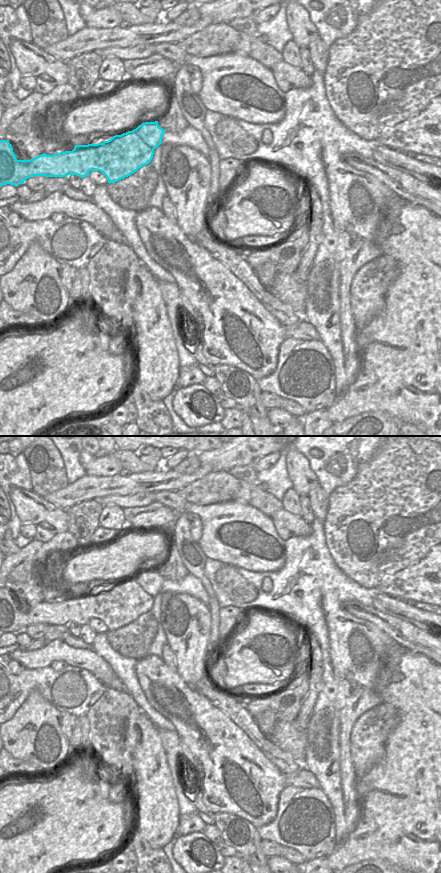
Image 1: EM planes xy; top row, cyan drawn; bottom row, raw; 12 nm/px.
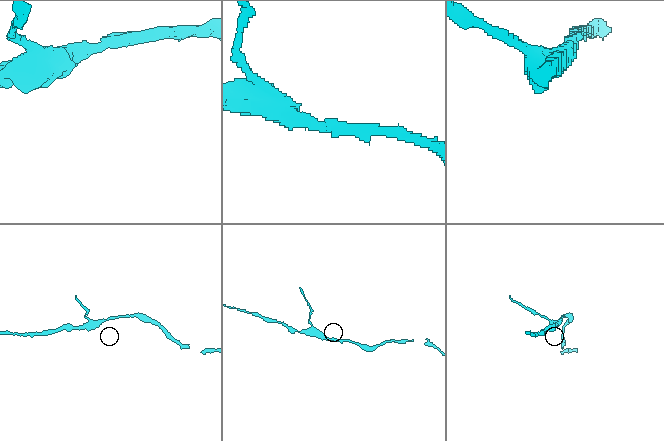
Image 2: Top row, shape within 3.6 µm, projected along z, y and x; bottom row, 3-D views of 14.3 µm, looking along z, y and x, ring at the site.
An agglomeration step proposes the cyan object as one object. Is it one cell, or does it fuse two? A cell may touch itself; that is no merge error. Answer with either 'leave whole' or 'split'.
split

